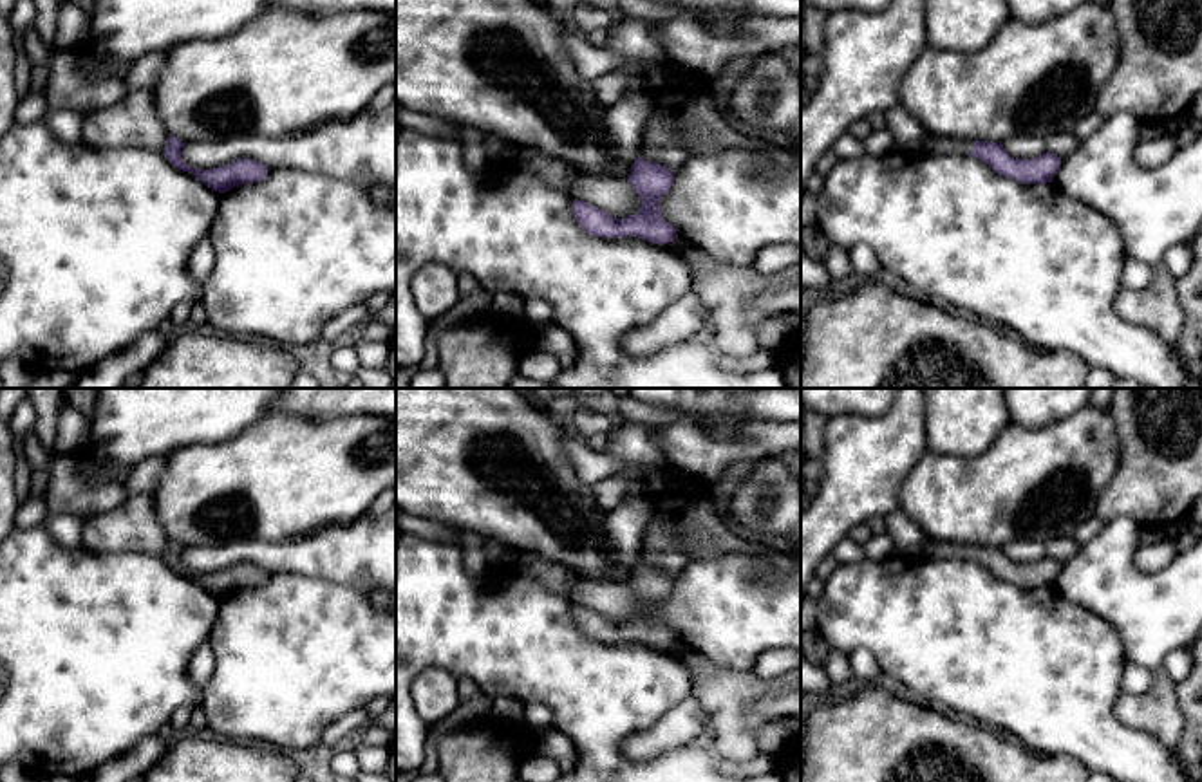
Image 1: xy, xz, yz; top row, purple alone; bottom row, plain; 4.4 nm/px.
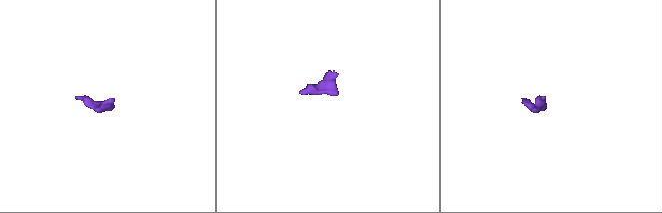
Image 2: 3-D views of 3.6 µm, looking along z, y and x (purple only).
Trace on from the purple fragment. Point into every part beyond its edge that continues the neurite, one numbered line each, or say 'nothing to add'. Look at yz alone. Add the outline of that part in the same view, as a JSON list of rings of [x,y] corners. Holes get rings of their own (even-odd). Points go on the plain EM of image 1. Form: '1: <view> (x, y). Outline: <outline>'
1: yz (935, 549). Outline: [[[925,540],[924,551],[931,560],[971,560],[974,545],[962,545],[951,542]]]

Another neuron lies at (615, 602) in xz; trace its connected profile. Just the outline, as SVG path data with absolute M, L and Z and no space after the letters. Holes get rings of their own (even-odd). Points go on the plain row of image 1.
M577 582L571 591L573 605L584 605L613 623L625 623L642 612L642 605L627 583Z

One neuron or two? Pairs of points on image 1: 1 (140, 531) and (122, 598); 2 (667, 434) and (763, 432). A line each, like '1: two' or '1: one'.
1: two
2: one

